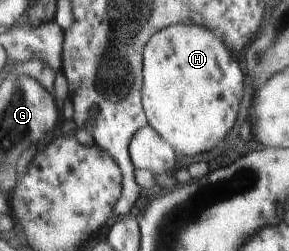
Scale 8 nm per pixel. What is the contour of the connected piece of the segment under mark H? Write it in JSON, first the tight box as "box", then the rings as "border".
{"box":[142,24,244,155],"border":[[[197,24],[168,26],[154,34],[145,46],[142,103],[148,125],[155,129],[180,155],[206,153],[232,129],[244,89],[244,75],[228,55],[229,45],[208,27]]]}

